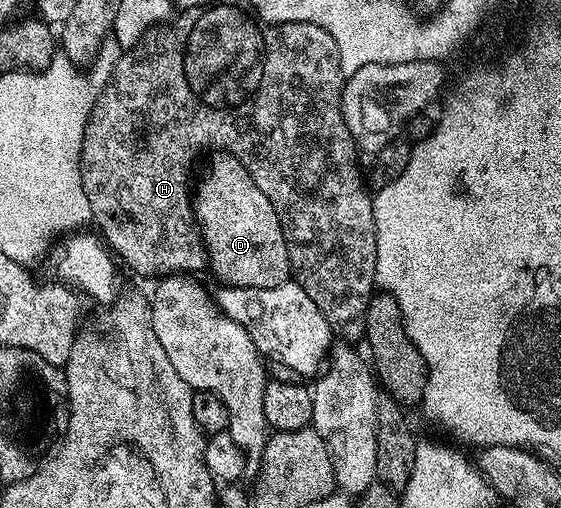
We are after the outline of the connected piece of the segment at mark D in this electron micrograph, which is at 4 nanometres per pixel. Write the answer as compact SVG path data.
M214 153L209 156L210 164L202 171L202 176L197 176L196 186L192 191L194 200L194 217L198 221L198 229L202 232L202 244L206 247L206 261L208 271L211 271L216 278L226 287L251 287L252 289L272 289L276 285L284 285L291 278L290 274L290 258L288 257L288 245L286 238L282 232L282 226L278 220L278 215L274 212L272 201L268 201L268 197L264 197L264 193L260 193L260 185L256 185L256 181L248 173L248 169L237 159L236 156L229 153Z

